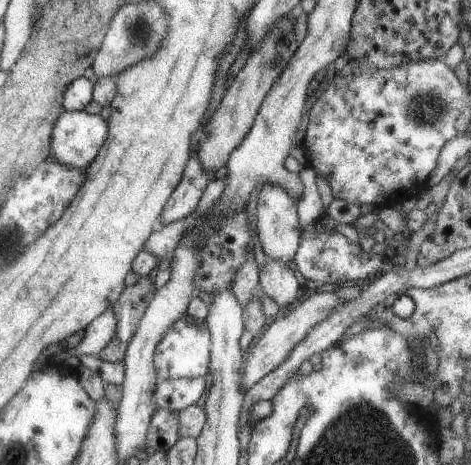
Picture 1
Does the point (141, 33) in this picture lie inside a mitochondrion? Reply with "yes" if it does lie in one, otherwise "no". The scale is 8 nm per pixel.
yes

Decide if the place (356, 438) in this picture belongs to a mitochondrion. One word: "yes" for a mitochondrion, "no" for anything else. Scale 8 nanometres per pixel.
yes

